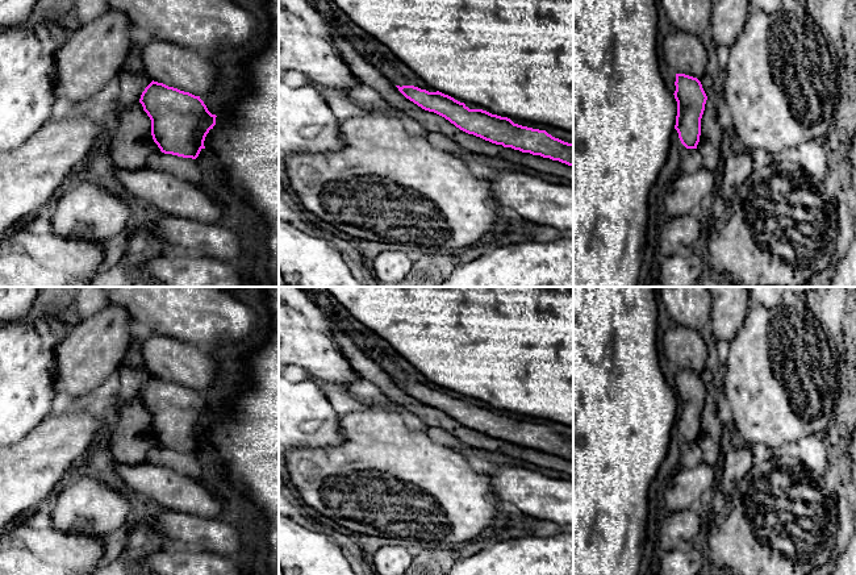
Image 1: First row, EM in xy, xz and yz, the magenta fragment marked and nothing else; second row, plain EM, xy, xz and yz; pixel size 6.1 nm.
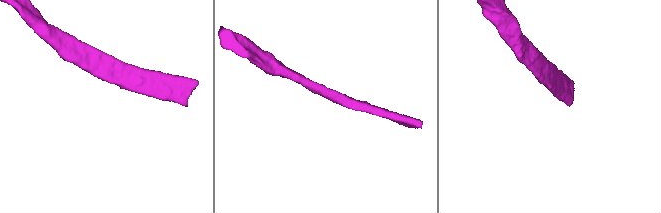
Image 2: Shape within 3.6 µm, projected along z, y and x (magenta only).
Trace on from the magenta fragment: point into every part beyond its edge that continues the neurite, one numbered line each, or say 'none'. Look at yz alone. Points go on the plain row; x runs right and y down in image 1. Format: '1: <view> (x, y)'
none

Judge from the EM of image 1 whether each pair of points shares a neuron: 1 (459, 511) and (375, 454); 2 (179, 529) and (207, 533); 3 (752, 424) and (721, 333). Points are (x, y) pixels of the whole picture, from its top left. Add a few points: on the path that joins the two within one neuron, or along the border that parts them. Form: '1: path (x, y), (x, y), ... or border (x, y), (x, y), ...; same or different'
1: path (438, 495), (412, 478), (405, 478), (396, 473); same
2: path (186, 530), (200, 533); same
3: border (747, 315), (730, 342); different

